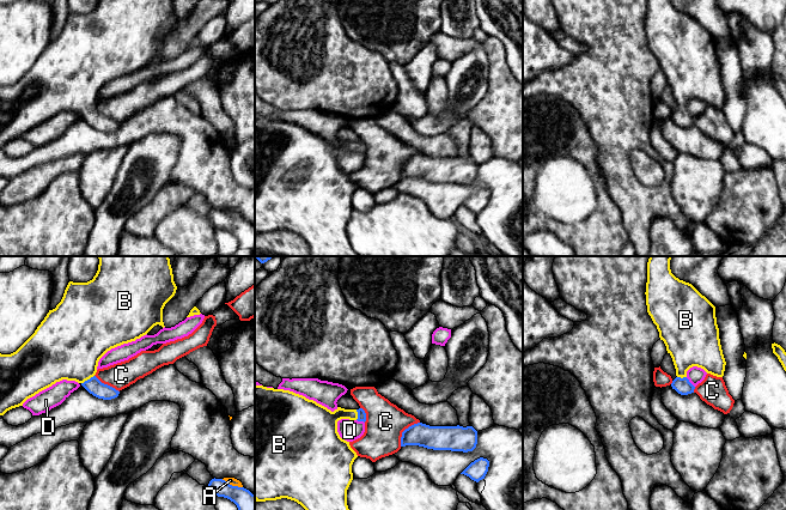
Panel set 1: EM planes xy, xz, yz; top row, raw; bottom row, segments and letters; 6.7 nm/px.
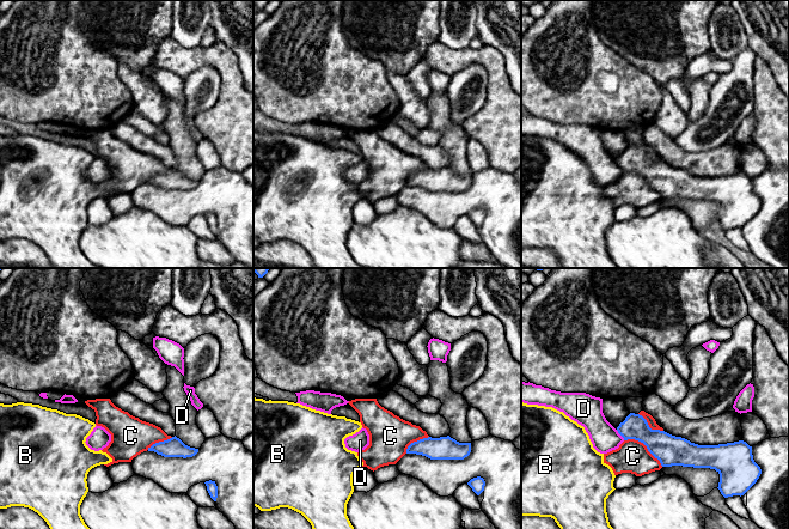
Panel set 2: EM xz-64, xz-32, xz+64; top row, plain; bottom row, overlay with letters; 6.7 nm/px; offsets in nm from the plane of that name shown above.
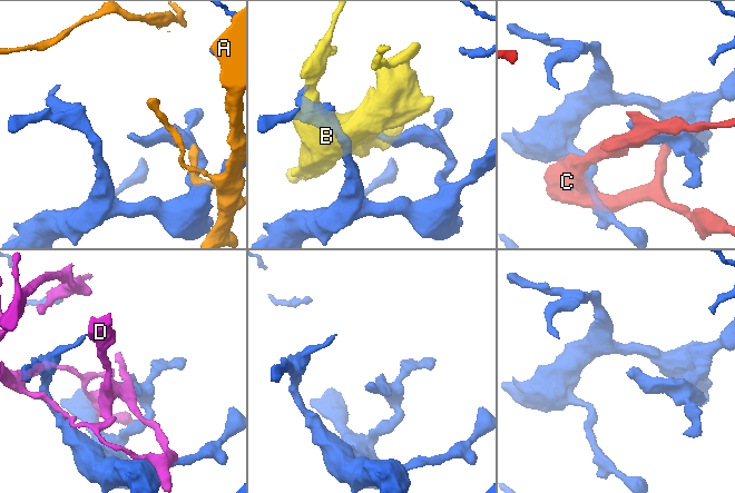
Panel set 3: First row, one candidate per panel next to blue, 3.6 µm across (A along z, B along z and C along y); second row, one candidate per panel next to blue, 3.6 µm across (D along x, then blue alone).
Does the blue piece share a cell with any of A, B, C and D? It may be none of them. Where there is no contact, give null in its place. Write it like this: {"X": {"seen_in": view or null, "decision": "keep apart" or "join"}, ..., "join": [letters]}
{"A": {"seen_in": "xy", "decision": "keep apart"}, "B": {"seen_in": "xy", "decision": "join"}, "C": {"seen_in": "xz", "decision": "keep apart"}, "D": {"seen_in": "yz", "decision": "keep apart"}, "join": ["B"]}

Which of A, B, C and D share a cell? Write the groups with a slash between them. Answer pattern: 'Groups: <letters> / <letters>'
Groups: A / B / C / D

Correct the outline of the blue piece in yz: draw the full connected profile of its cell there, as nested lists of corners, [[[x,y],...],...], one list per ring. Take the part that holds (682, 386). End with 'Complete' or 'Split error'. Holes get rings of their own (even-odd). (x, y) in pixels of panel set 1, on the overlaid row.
[[[650,256],[645,292],[646,305],[676,369],[677,377],[672,381],[671,387],[678,394],[688,395],[695,389],[687,378],[687,371],[690,368],[697,366],[707,374],[723,377],[726,362],[719,339],[715,306],[691,284],[680,280],[671,273],[670,260],[671,256]]]. Split error

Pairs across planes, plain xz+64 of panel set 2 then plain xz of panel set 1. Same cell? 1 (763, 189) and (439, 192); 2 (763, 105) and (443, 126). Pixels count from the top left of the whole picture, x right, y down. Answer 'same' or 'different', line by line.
1: same
2: different

